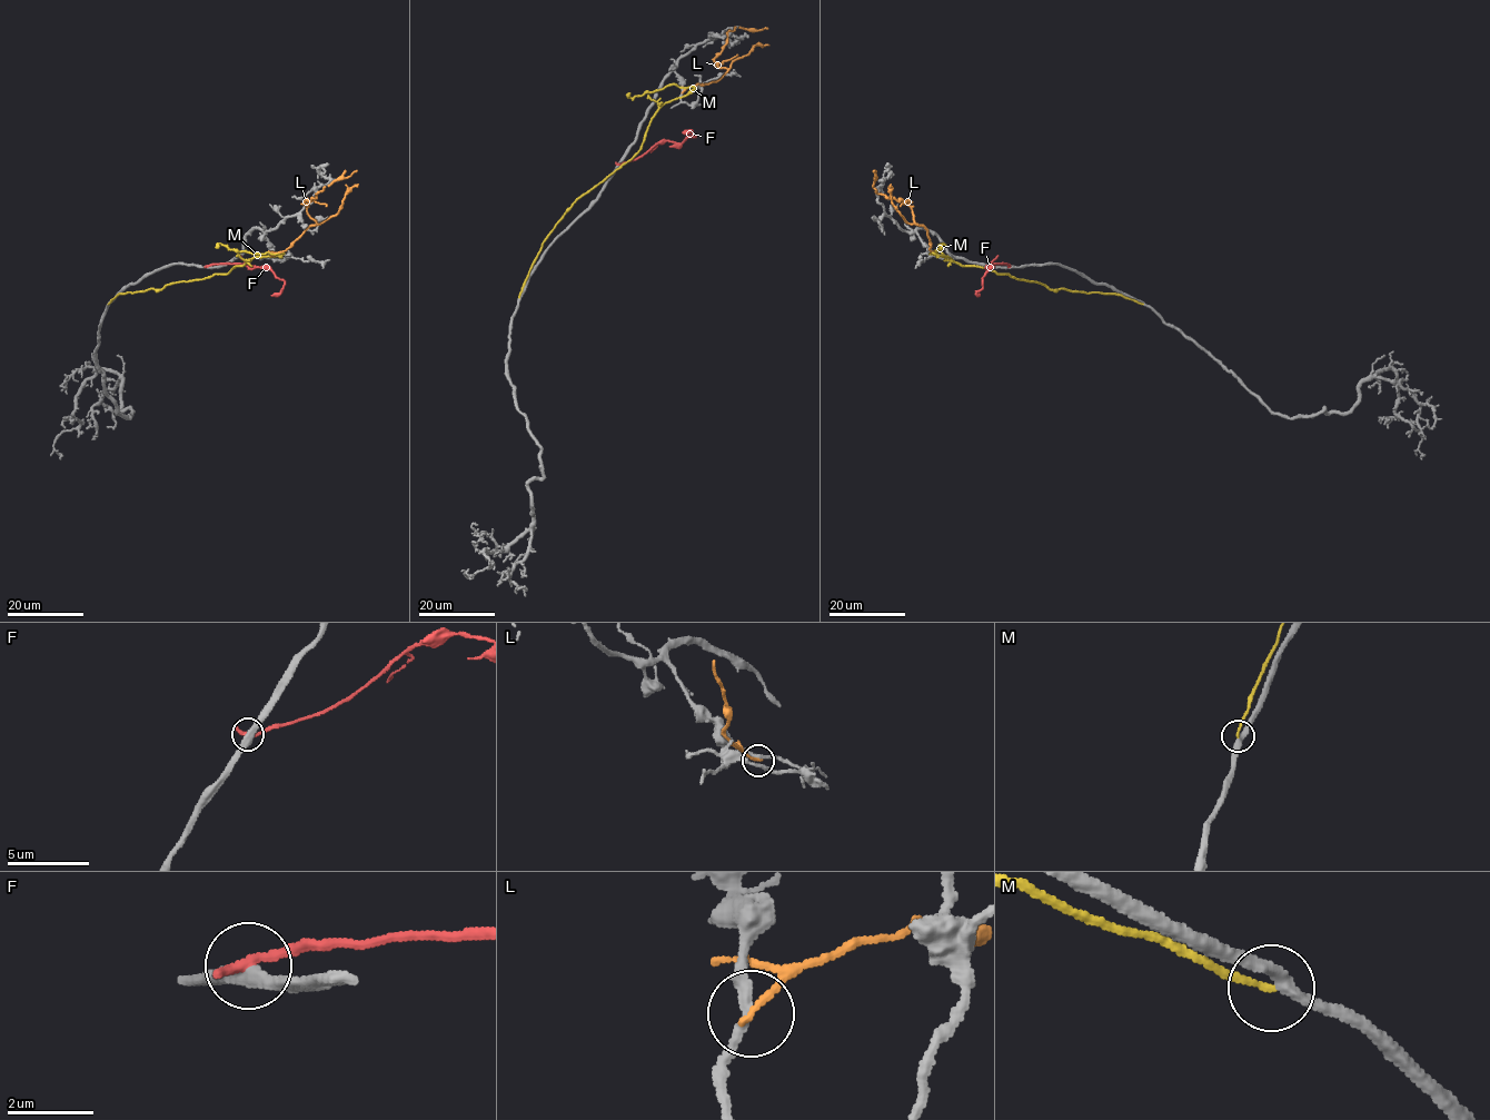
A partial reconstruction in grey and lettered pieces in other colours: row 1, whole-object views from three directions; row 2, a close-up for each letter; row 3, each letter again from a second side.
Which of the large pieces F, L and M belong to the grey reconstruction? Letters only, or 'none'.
none

